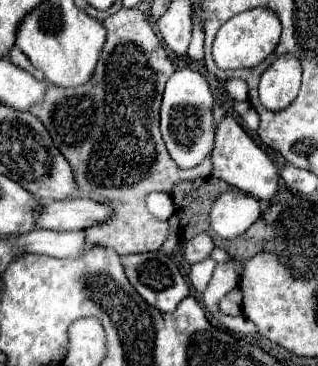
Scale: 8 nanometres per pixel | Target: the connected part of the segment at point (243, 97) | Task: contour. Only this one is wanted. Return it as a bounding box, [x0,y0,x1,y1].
[225,79,247,101]

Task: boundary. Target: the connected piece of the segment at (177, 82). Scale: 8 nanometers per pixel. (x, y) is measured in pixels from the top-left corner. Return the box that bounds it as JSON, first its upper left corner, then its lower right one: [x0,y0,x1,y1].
[161,69,215,169]

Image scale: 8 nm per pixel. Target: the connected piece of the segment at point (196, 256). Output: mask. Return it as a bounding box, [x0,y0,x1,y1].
[183,233,215,263]

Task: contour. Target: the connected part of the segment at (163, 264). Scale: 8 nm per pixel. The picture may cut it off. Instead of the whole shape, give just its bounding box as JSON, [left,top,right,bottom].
[121,251,189,313]

